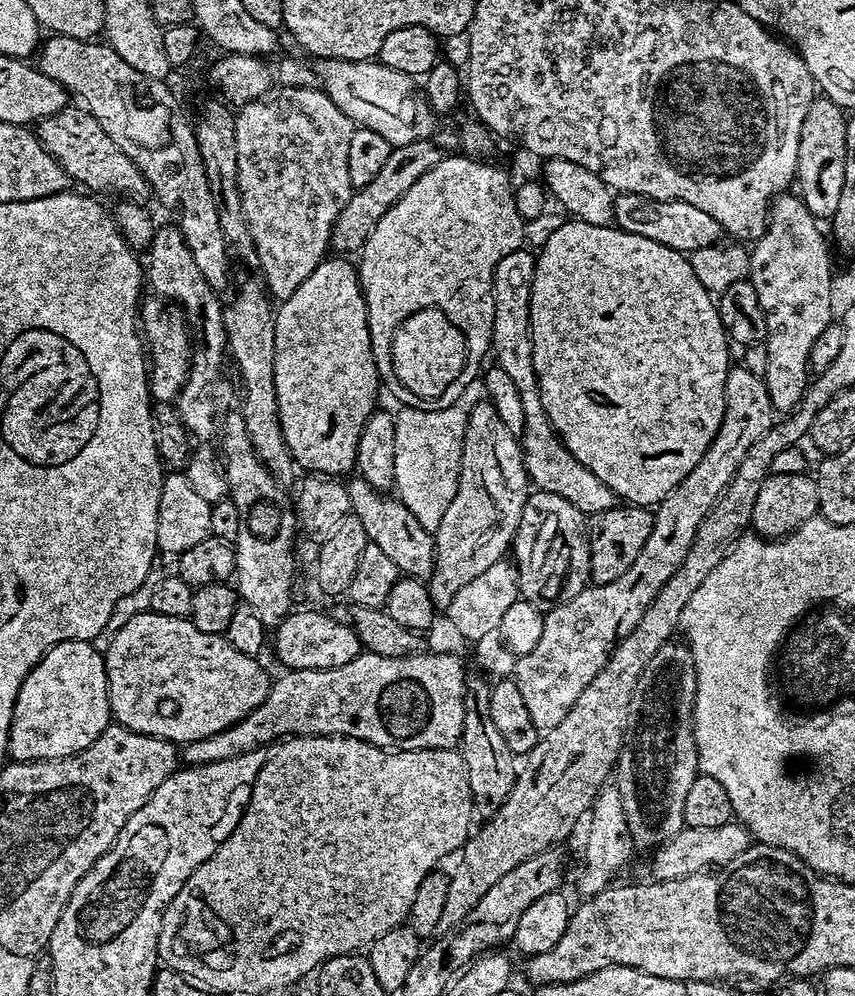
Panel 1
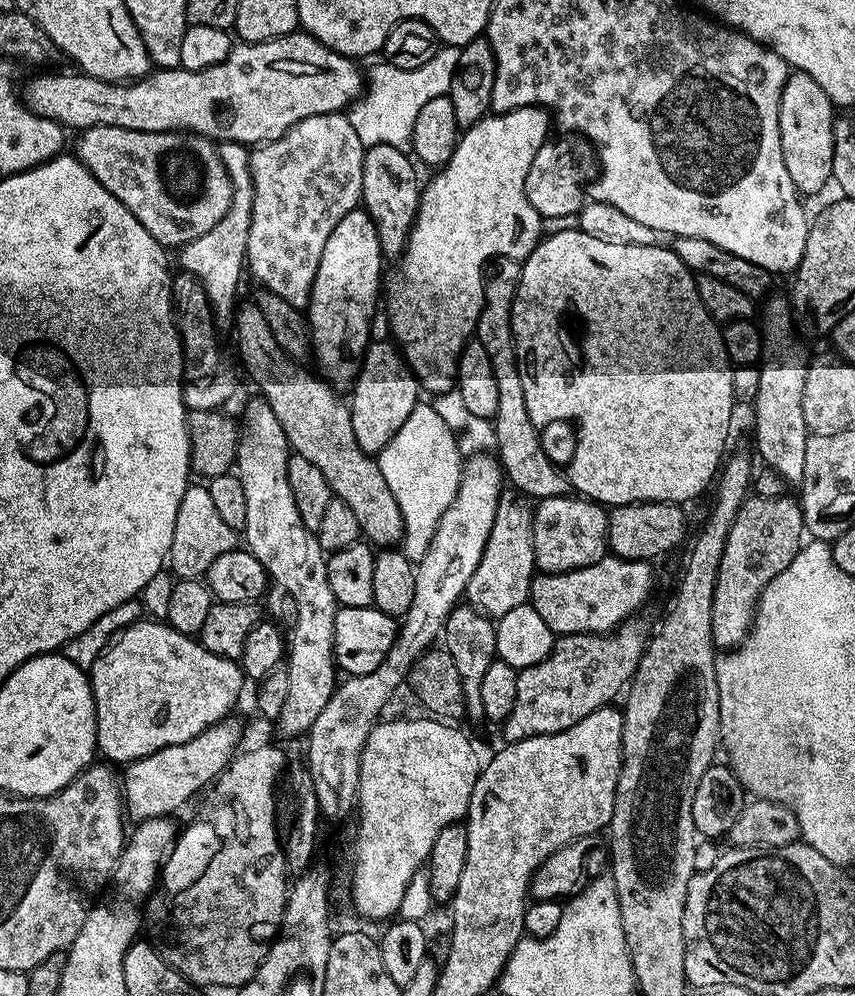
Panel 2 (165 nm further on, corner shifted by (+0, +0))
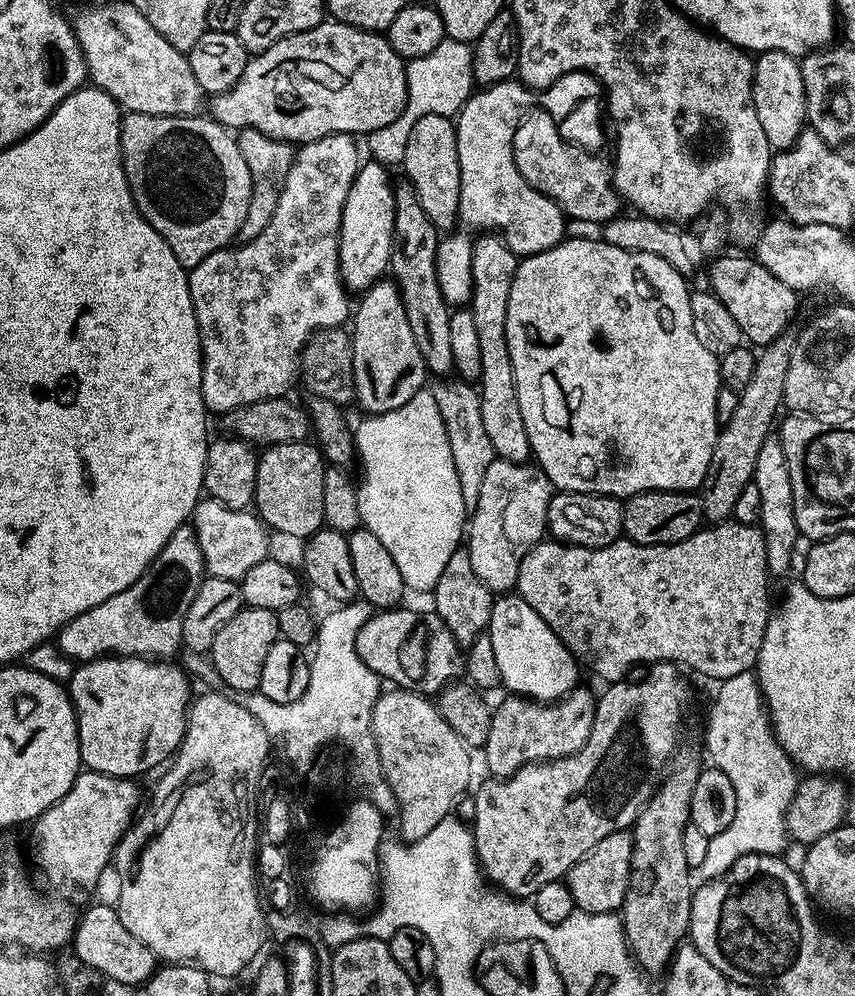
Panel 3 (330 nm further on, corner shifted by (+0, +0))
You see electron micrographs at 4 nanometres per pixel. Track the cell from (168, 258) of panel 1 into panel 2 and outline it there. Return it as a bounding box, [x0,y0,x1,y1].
[179,140,254,328]

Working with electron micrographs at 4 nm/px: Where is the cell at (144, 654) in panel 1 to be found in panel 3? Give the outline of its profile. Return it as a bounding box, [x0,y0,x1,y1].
[66,655,190,778]

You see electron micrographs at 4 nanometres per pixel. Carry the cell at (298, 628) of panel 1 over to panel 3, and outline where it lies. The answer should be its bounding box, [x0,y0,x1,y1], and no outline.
[357,606,462,698]

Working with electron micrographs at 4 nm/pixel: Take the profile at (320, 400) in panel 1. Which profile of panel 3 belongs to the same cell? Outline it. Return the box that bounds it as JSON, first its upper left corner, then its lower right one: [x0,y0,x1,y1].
[340,163,394,294]

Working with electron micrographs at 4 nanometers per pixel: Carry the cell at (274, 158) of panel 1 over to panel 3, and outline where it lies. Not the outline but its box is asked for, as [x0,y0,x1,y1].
[188,134,362,414]

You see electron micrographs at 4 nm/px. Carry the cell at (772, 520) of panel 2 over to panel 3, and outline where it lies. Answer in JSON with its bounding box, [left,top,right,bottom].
[514,522,770,682]

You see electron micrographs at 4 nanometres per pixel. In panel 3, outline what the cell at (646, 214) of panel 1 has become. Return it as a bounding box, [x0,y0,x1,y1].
[707,255,798,345]

